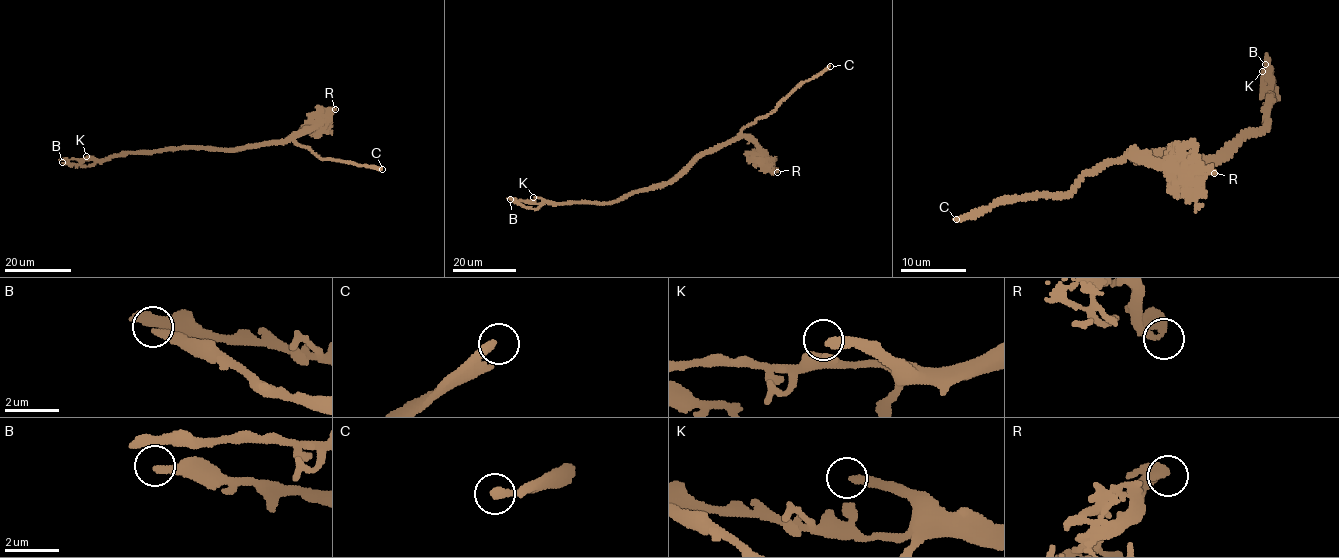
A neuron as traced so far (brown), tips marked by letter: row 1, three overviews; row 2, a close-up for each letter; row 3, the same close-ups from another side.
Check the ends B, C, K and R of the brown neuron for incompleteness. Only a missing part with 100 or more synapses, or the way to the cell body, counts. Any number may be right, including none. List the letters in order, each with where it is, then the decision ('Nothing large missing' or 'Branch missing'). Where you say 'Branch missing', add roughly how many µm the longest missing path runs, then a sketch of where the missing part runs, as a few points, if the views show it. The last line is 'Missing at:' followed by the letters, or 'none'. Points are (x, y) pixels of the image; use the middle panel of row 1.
B: Place: (510, 199). Nothing large missing
C: Place: (830, 66). Branch missing. Missing length about 20 µm. Course of what is missing: (830, 66), (867, 55), (878, 48)
K: Place: (533, 197). Nothing large missing
R: Place: (777, 172). Nothing large missing
Missing at: C

